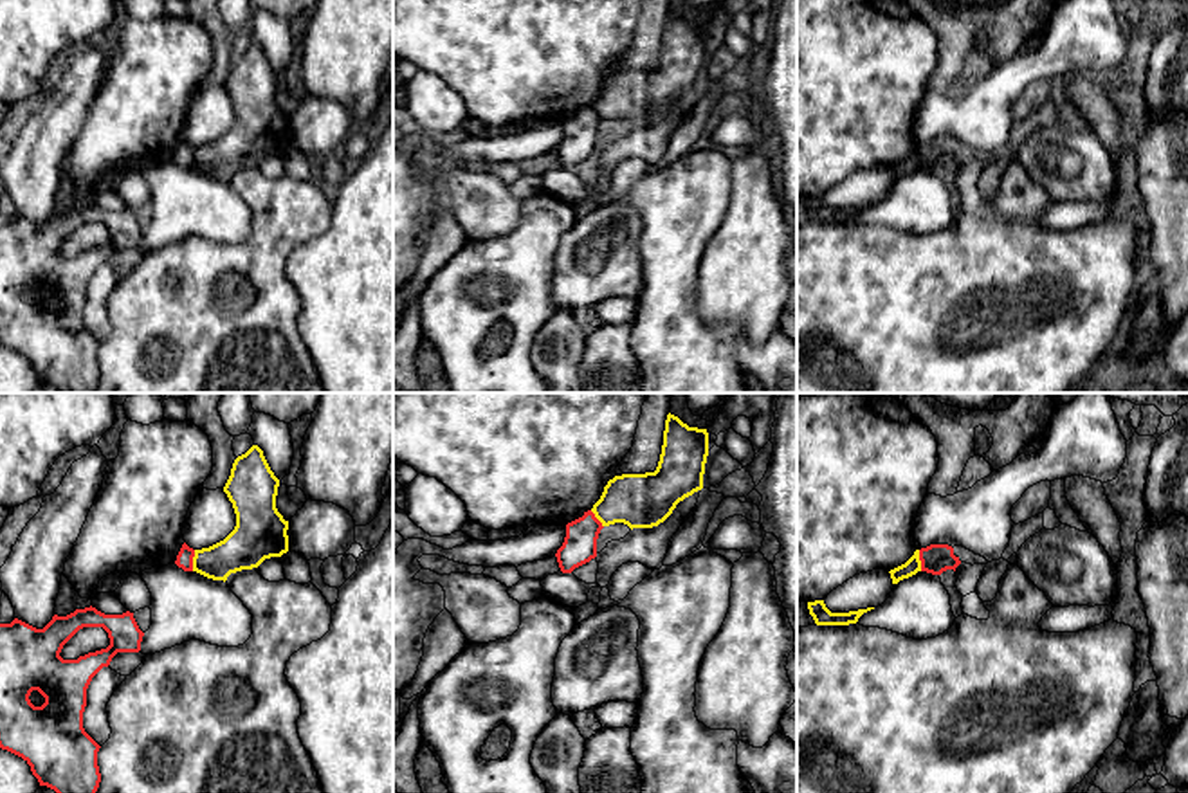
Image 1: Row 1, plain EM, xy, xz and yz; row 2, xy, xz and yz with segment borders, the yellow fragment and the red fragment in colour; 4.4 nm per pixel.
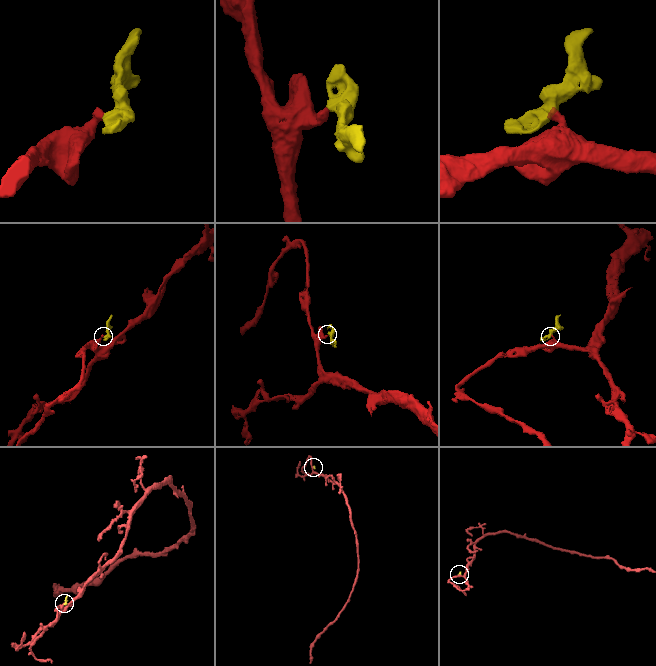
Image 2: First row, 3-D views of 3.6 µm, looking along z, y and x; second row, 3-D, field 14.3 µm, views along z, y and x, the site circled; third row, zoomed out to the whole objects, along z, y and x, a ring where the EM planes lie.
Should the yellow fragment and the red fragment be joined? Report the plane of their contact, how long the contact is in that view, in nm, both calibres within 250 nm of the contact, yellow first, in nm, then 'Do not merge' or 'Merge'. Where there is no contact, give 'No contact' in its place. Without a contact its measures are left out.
Touches yellow in xy. Shared border 100 nm. Thickness 190 nm (yellow) against 80 nm. Do not merge

